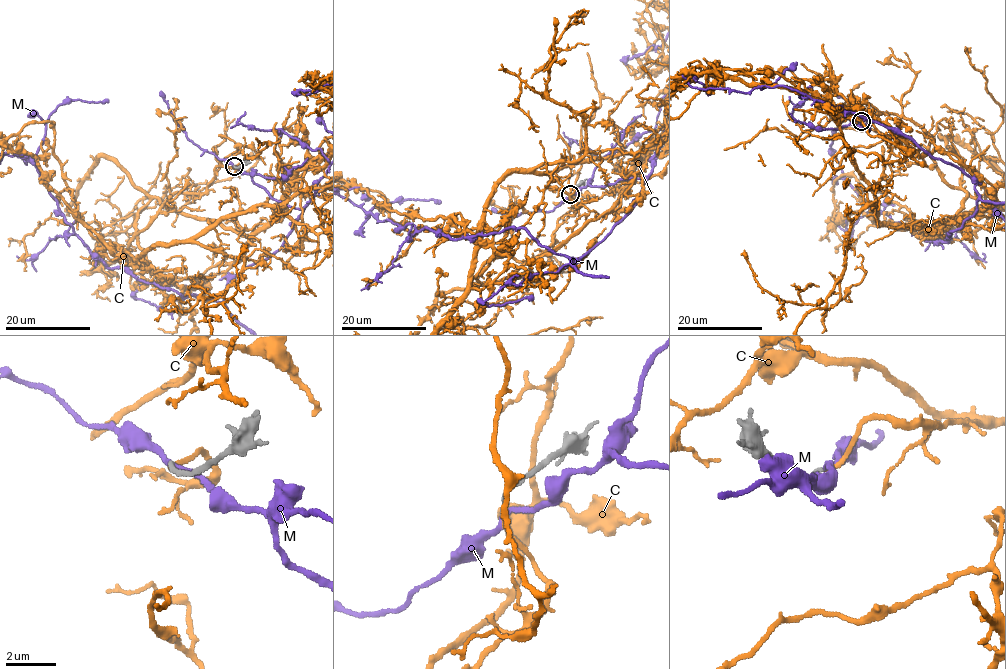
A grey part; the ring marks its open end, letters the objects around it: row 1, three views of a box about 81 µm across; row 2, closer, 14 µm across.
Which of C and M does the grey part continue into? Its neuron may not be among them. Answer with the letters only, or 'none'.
C

